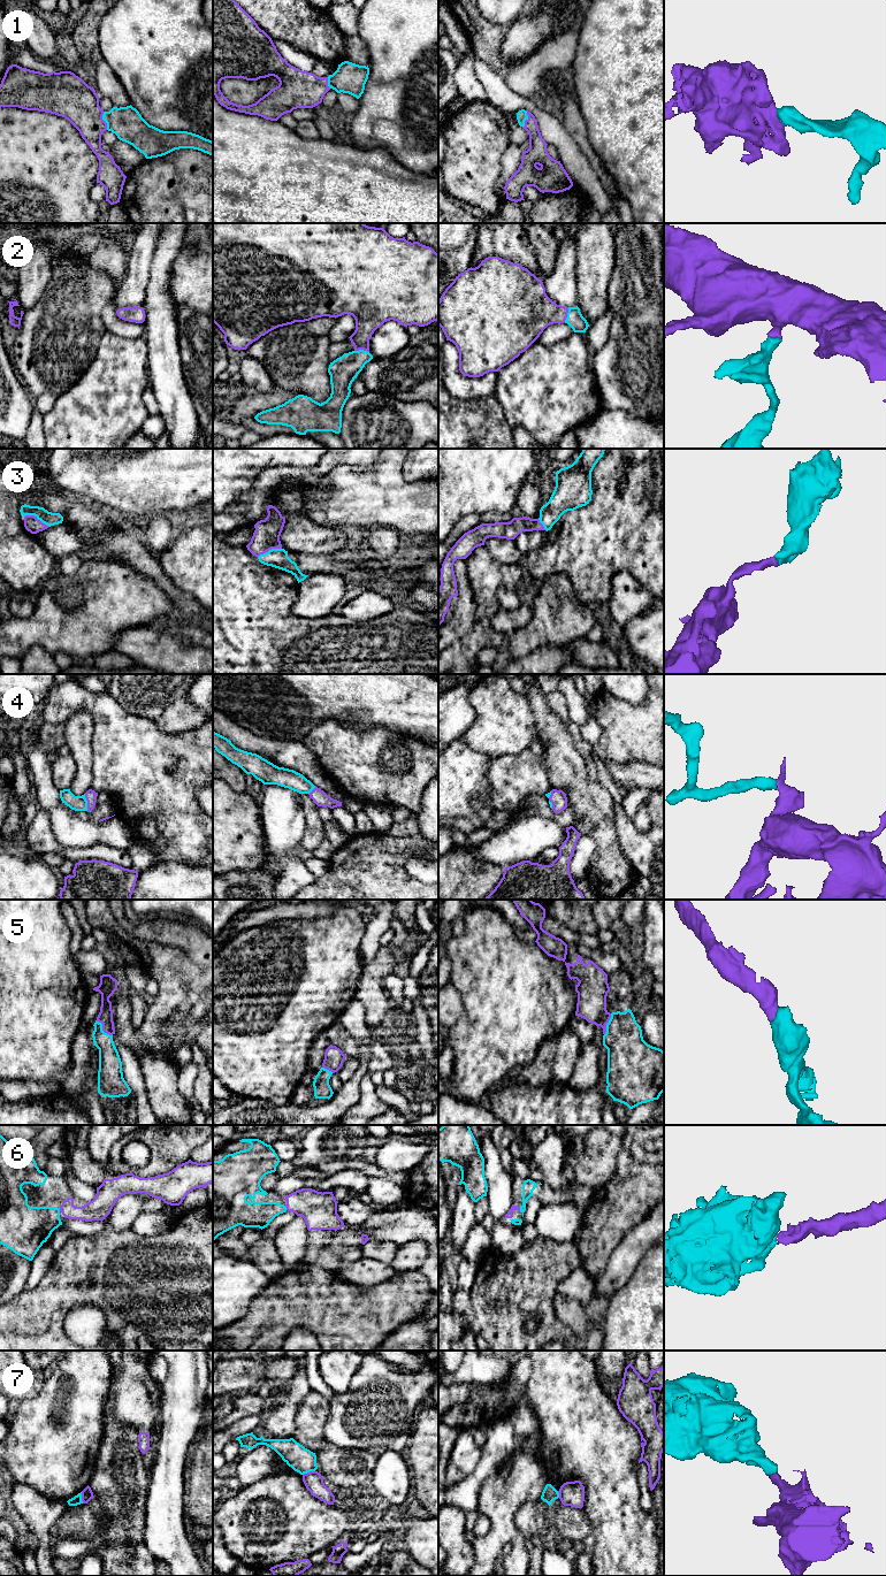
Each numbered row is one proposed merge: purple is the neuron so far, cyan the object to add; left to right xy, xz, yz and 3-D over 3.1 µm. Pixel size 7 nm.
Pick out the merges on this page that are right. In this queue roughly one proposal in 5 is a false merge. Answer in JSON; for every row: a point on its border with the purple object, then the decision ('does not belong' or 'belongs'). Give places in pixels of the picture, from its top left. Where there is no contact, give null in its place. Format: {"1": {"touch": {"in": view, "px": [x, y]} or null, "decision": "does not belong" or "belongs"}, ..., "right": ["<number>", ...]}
{"1": {"touch": {"in": "xy", "px": [104, 121]}, "decision": "belongs"}, "2": {"touch": {"in": "xz", "px": [361, 349]}, "decision": "belongs"}, "3": {"touch": {"in": "xy", "px": [36, 518]}, "decision": "belongs"}, "4": {"touch": {"in": "xy", "px": [88, 802]}, "decision": "belongs"}, "5": {"touch": {"in": "xy", "px": [102, 1029]}, "decision": "belongs"}, "6": {"touch": {"in": "xz", "px": [287, 1208]}, "decision": "belongs"}, "7": {"touch": {"in": "xz", "px": [310, 1471]}, "decision": "does not belong"}, "right": ["1", "2", "3", "4", "5", "6"]}

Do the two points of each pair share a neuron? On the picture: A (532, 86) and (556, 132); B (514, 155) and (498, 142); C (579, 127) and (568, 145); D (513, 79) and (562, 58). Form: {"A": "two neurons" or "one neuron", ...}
{"A": "two neurons", "B": "two neurons", "C": "two neurons", "D": "one neuron"}

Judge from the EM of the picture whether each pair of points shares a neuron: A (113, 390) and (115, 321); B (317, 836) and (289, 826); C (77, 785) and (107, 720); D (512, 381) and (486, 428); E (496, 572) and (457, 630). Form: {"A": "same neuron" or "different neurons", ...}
{"A": "different neurons", "B": "different neurons", "C": "different neurons", "D": "different neurons", "E": "different neurons"}

